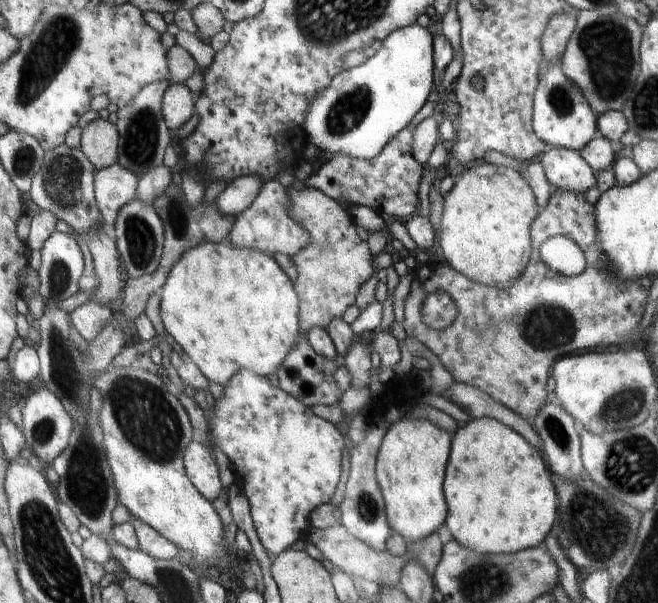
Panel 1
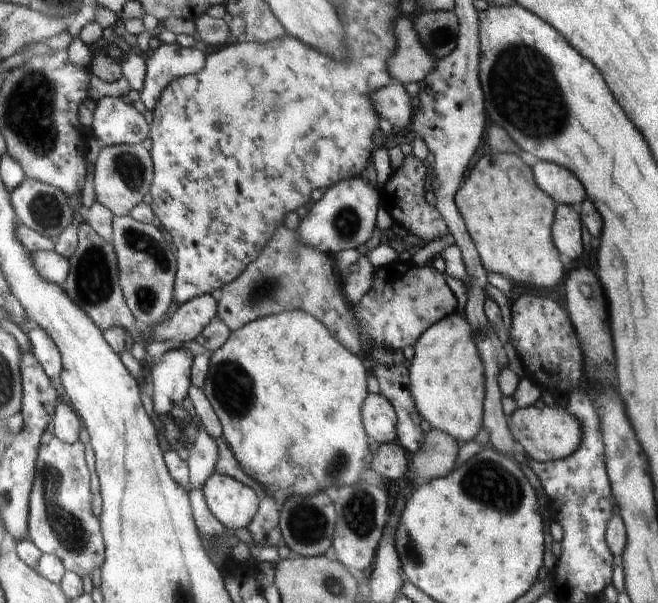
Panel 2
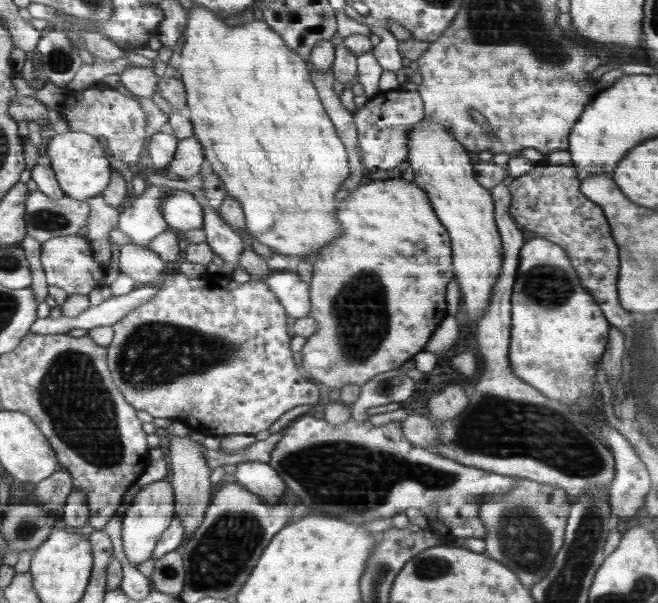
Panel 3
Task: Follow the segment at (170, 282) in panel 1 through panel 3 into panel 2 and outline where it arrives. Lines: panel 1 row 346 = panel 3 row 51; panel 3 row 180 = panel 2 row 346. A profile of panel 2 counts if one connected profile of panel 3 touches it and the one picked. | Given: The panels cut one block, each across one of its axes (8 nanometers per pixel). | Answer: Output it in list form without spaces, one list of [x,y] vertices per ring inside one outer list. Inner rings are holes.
[[[282,311],[275,315],[253,320],[249,324],[250,326],[244,325],[241,329],[231,331],[228,340],[211,354],[209,373],[202,388],[221,422],[222,437],[227,439],[230,450],[243,471],[264,487],[263,492],[266,497],[278,501],[279,505],[293,496],[313,497],[332,486],[339,489],[341,486],[355,485],[362,481],[360,475],[369,467],[366,458],[370,454],[372,440],[365,430],[363,409],[369,394],[366,390],[366,370],[360,362],[360,356],[348,350],[340,340],[334,338],[332,332],[320,320],[316,320],[314,315],[308,314],[306,311]]]

